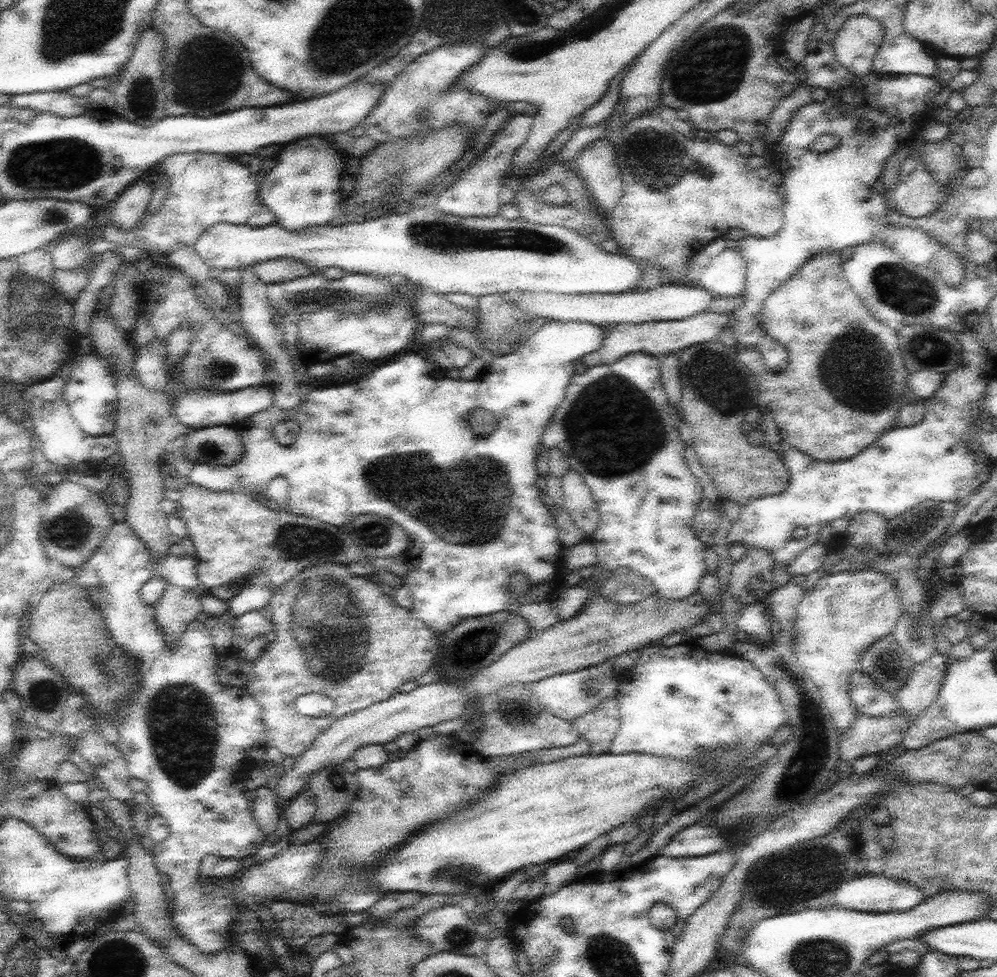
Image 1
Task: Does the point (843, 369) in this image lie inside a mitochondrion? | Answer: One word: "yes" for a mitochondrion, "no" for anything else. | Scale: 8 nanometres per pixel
yes

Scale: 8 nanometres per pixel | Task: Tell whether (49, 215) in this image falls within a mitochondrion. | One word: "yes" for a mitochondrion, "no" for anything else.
yes

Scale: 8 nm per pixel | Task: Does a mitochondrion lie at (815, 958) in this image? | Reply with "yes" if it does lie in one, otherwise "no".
yes

